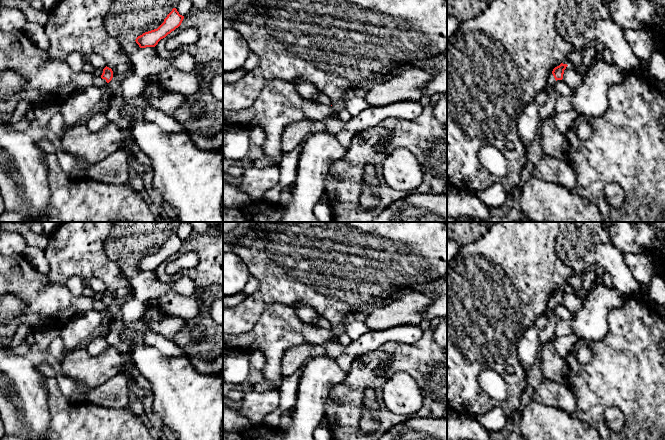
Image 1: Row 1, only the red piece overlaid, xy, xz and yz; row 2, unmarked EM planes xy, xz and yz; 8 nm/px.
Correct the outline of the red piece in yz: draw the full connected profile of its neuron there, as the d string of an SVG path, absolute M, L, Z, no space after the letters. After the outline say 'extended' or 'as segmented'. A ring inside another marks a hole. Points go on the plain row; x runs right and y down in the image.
M561 287L559 290L555 291L552 295L552 297L549 300L549 303L546 307L545 315L548 317L550 316L551 313L554 312L554 307L557 304L562 304L563 303L563 298L564 294L566 293L568 289Z | extended

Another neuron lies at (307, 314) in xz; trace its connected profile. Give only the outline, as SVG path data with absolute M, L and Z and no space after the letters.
M298 301L291 309L303 322L309 324L314 323L318 315L312 307L304 304L302 301Z

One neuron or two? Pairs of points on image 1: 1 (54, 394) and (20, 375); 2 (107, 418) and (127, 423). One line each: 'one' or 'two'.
1: two
2: one

